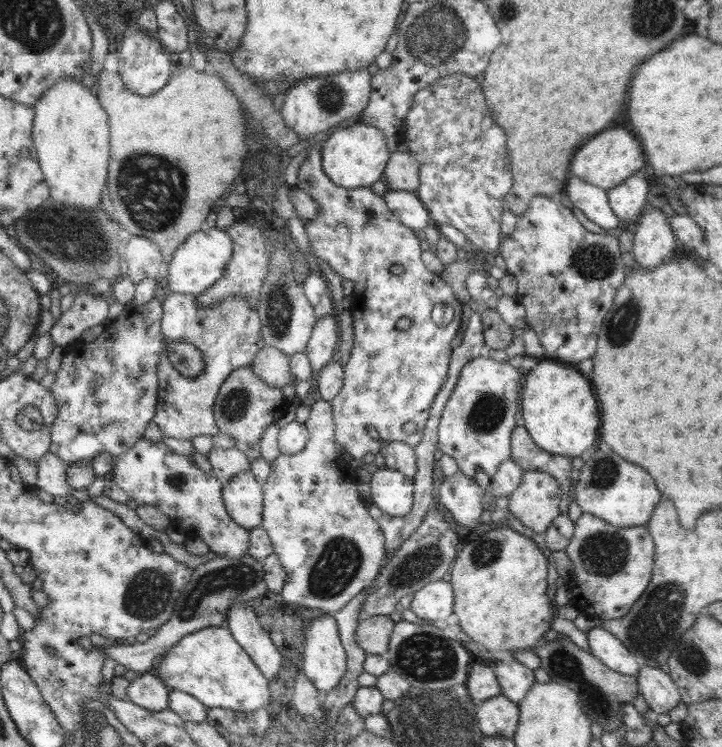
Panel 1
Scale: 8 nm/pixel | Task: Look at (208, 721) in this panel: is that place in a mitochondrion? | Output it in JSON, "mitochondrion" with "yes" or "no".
{"mitochondrion":"no"}

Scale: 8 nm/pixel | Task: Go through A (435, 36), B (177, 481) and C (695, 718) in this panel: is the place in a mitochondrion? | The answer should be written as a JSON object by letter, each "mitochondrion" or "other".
{"A":"mitochondrion","B":"mitochondrion","C":"other"}

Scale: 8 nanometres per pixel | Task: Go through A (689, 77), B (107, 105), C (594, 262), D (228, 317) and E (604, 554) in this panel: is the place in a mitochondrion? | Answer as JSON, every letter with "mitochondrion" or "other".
{"A":"other","B":"other","C":"mitochondrion","D":"mitochondrion","E":"mitochondrion"}

